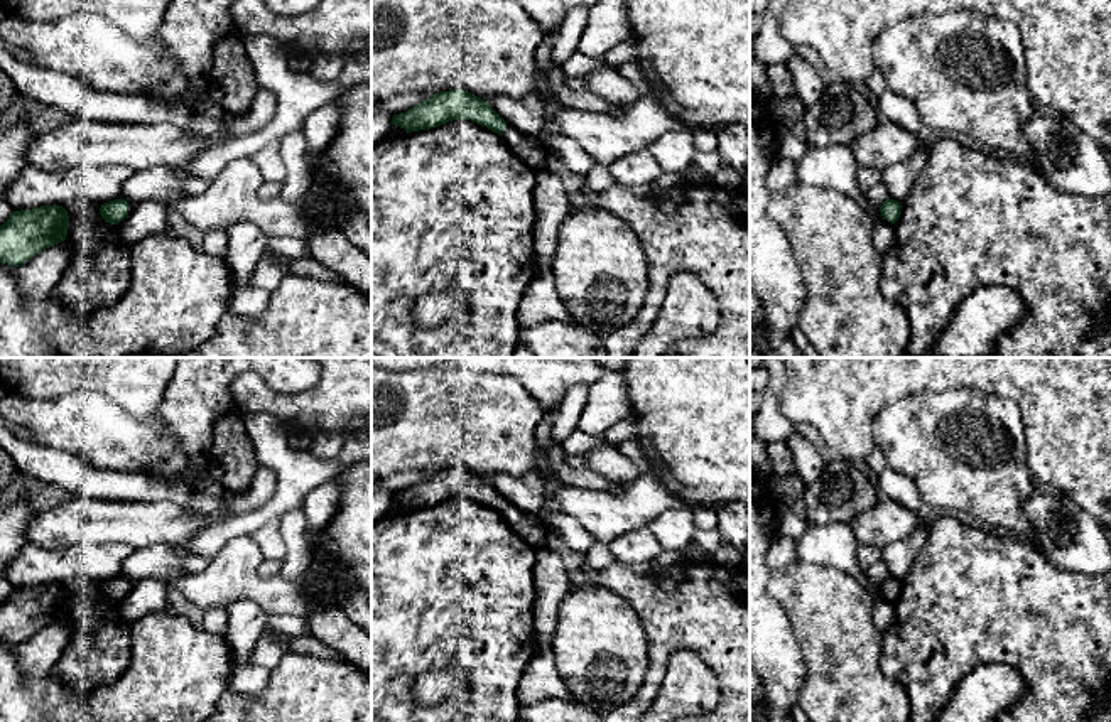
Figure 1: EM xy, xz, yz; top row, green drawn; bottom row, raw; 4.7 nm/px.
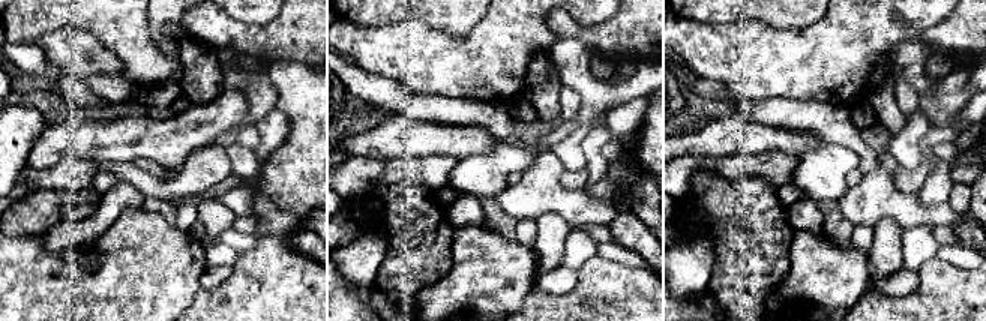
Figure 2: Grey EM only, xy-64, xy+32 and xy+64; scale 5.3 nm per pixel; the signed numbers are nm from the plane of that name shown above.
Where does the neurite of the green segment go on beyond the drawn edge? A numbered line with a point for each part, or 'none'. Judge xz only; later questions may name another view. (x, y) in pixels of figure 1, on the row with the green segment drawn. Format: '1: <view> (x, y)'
1: xz (534, 154)

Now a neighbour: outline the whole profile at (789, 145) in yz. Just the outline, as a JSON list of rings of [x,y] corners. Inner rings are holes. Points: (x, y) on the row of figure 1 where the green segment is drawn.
[[[792,130],[778,133],[777,155],[799,162],[807,152],[809,145],[799,138]]]

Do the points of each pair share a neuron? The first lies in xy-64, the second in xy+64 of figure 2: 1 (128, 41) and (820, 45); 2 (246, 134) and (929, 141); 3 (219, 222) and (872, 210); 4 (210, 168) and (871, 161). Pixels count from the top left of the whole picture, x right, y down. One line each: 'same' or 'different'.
1: different
2: same
3: different
4: different

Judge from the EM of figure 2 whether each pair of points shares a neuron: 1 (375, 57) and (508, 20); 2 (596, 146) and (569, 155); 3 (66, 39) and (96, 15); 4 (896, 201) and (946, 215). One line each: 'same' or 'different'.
1: same
2: different
3: different
4: same

